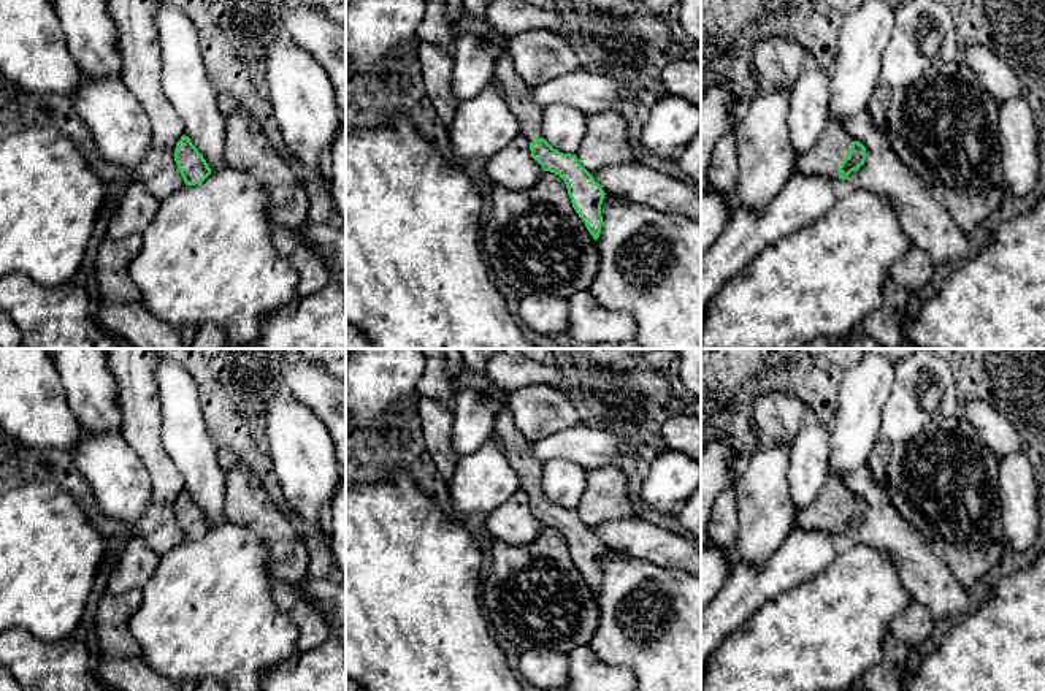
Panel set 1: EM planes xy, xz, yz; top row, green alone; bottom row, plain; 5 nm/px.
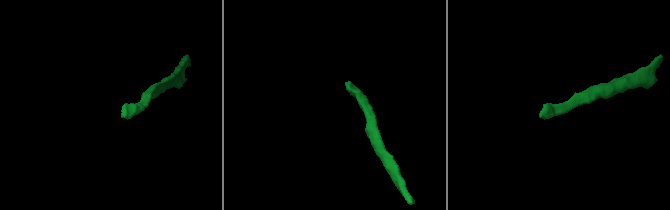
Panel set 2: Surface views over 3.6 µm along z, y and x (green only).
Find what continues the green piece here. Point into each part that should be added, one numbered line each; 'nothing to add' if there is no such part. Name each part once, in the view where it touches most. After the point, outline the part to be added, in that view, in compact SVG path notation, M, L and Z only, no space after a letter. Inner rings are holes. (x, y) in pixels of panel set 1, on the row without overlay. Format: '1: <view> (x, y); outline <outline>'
1: yz (825, 512); outline M829 475L815 501L796 510L796 521L807 529L826 529L839 534L839 521L852 502L852 493L839 479Z

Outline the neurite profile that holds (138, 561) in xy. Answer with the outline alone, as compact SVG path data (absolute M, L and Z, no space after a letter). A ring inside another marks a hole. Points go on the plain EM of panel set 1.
M140 533L122 539L122 544L122 555L108 577L106 590L113 594L143 590L160 563L160 555L146 544Z

